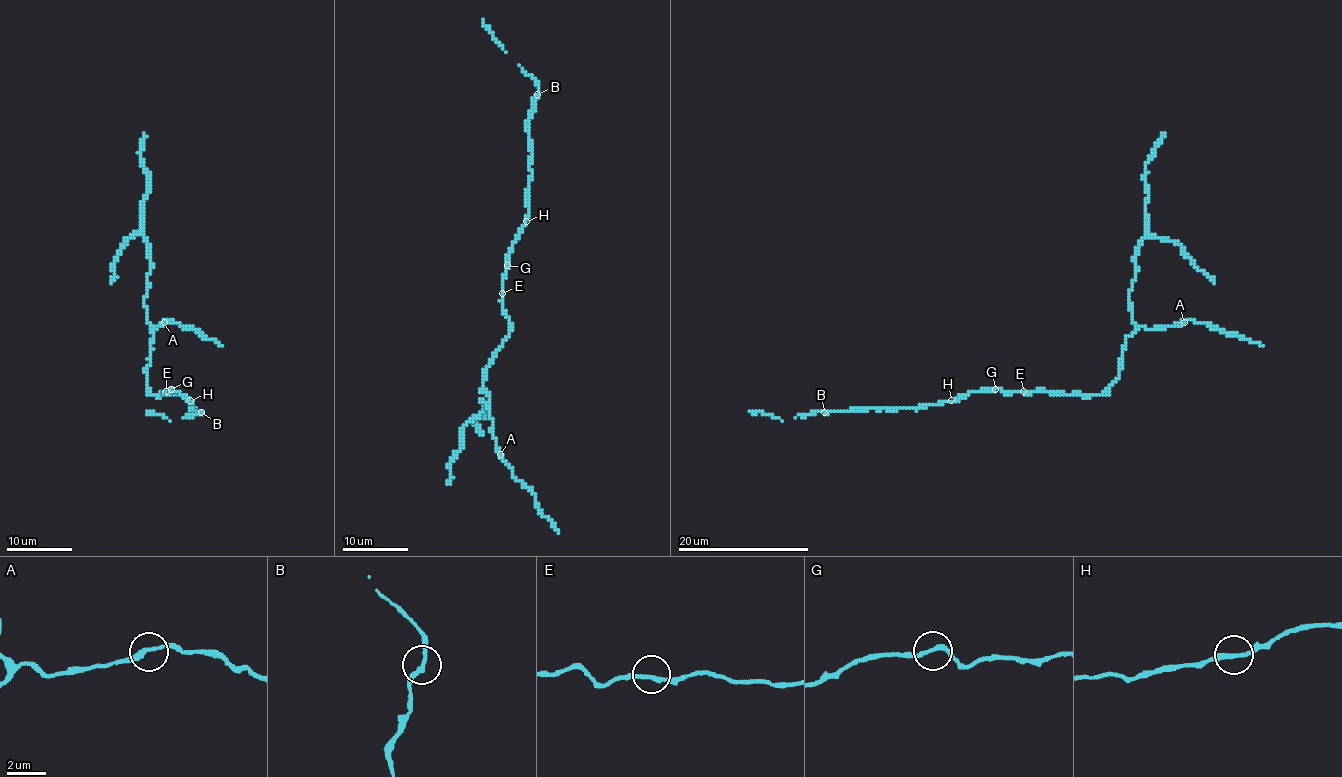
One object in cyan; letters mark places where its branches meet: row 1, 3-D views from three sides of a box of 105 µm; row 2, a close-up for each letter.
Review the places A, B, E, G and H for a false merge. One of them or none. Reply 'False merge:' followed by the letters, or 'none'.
False merge: none

